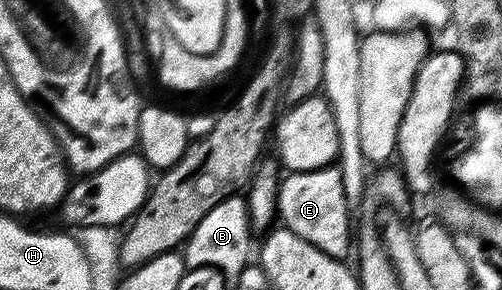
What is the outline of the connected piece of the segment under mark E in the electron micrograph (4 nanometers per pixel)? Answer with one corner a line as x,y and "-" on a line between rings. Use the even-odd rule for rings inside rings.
338,166
318,167
315,171
293,171
284,174
284,179
277,187
277,215
282,226
288,227
297,237
309,241
326,255
342,260
347,245
353,241
353,227
346,201
345,189
342,187
342,173

